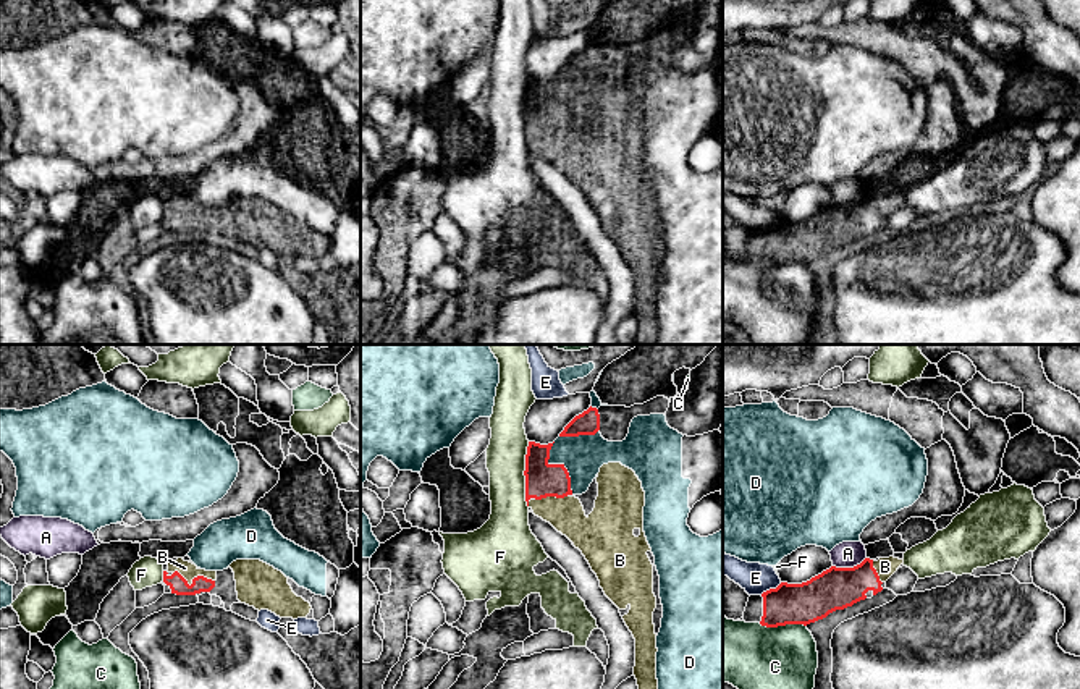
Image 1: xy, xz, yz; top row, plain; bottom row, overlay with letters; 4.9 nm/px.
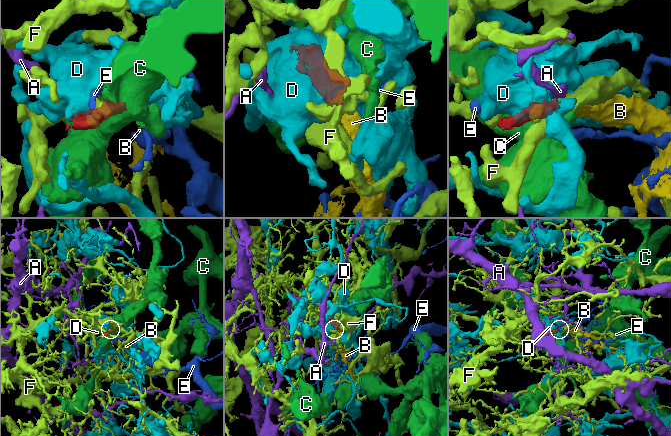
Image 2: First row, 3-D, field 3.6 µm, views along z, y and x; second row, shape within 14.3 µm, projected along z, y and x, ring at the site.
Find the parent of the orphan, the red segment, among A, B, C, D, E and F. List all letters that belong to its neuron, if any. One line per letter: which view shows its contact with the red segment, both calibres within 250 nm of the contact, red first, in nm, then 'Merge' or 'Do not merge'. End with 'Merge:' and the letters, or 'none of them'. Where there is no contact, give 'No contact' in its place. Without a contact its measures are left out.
A: Touches red in yz. Thickness 200 nm (red) against 130 nm. Do not merge
B: Touches red in xy. Thickness 90 nm (red) against 80 nm. Merge
C: Touches red in yz. Thickness 200 nm (red) against 320 nm. Do not merge
D: Touches red in xz. Thickness 170 nm (red) against 200 nm. Do not merge
E: Touches red in yz. Thickness 200 nm (red) against 150 nm. Do not merge
F: Touches red in xz. Thickness 170 nm (red) against 190 nm. Do not merge
Merge: B

